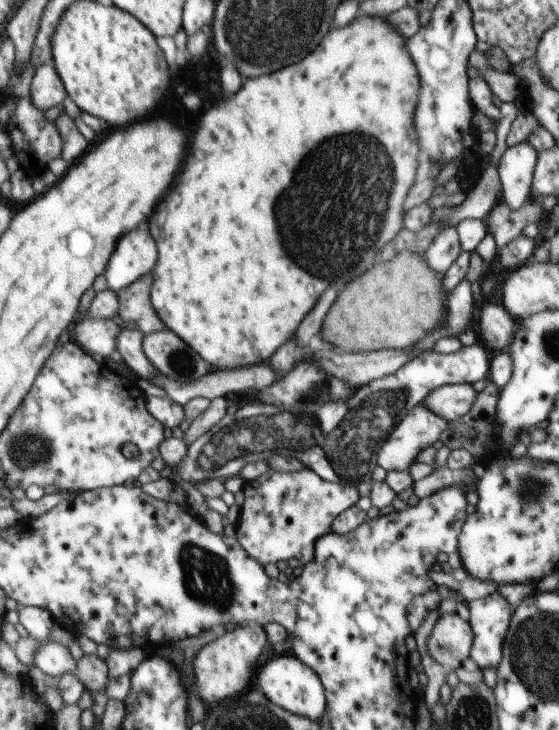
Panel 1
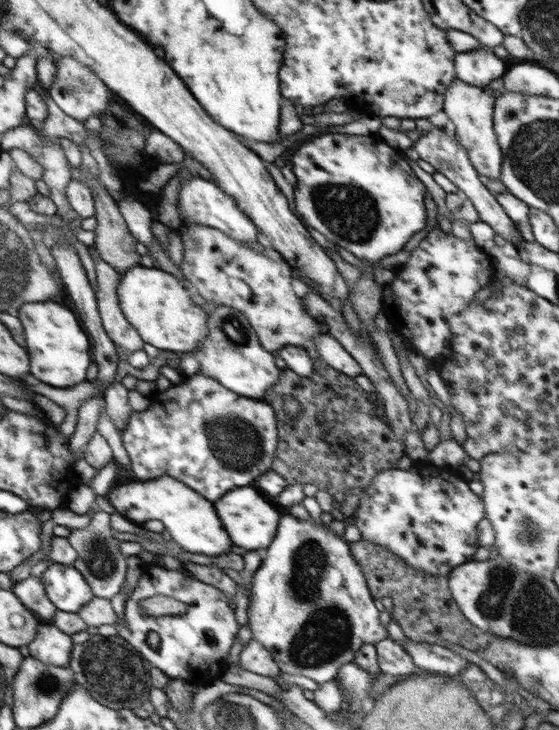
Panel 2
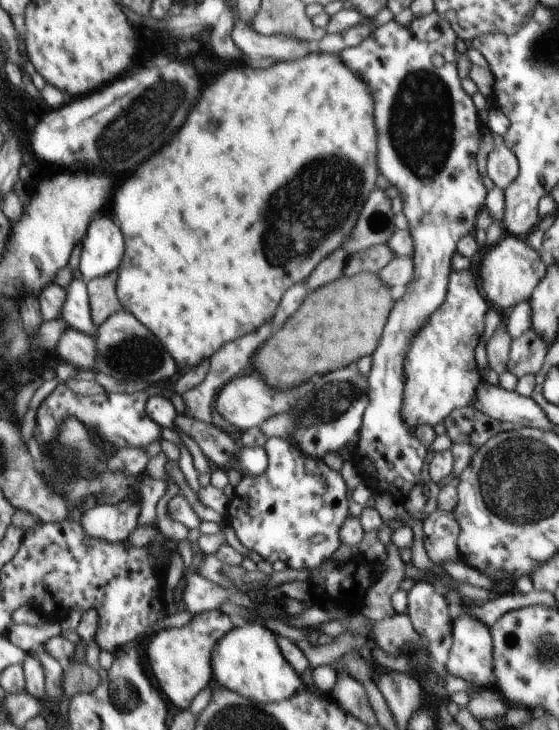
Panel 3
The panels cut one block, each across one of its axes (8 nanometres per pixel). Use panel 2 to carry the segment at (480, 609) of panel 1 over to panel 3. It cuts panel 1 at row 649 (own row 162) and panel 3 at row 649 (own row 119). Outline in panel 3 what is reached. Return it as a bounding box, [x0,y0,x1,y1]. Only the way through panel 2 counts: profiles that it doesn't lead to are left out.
[445,612,494,688]

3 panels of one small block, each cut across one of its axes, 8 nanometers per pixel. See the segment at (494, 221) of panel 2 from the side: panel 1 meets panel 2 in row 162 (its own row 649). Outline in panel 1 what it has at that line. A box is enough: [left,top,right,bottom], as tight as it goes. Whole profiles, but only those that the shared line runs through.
[427,614,473,673]

